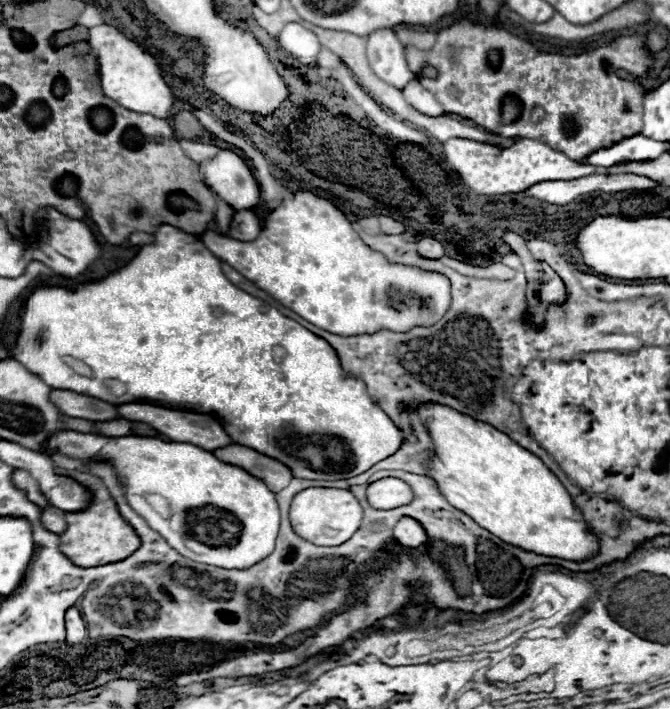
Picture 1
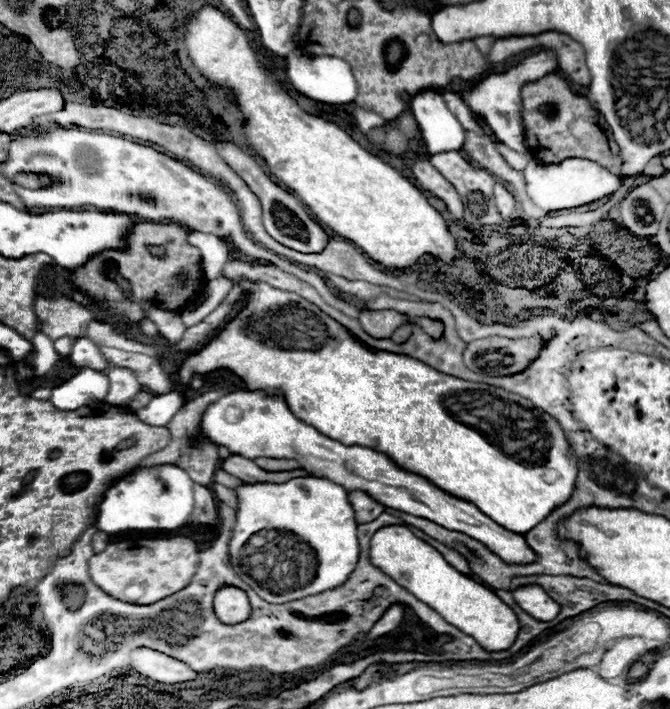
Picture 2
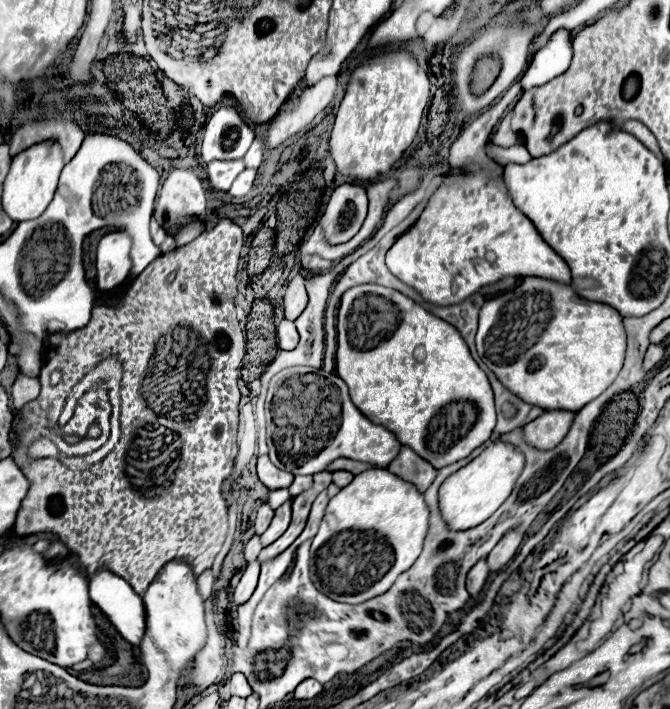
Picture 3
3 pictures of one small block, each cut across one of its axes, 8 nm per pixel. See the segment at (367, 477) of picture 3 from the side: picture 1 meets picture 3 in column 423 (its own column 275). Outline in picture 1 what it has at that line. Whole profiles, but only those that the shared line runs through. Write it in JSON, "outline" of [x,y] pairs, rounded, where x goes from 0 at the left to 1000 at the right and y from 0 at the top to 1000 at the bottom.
{"outline":[[[104,606],[78,615],[75,632],[131,652],[161,646],[158,652],[170,657],[188,680],[194,714],[215,728],[221,742],[257,767],[260,776],[284,790],[325,801],[376,801],[409,779],[418,748],[418,717],[409,694],[382,671],[322,649],[322,643],[299,629],[209,615],[167,621]]]}

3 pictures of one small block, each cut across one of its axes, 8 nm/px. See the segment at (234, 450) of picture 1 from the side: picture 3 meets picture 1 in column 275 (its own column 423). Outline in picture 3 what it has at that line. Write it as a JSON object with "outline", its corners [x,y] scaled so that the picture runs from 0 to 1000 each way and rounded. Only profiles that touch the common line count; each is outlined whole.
{"outline":[[[600,629],[600,638],[582,652],[579,663],[609,680],[618,680],[618,685],[633,694],[648,671],[651,671],[651,660],[645,660],[642,652],[636,652],[633,646],[627,646],[618,635],[612,635],[609,629]]]}

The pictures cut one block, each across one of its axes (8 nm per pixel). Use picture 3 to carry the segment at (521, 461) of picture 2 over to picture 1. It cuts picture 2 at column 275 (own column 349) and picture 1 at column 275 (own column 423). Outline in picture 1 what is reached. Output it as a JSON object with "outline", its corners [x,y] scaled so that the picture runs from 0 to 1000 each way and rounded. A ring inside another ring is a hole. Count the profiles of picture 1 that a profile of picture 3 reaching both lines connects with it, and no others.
{"outline":[[[242,319],[230,336],[230,344],[215,347],[197,370],[173,384],[164,384],[155,395],[146,398],[128,398],[119,401],[113,409],[93,406],[93,403],[57,403],[42,423],[36,426],[36,434],[30,437],[30,468],[24,482],[24,502],[33,516],[39,516],[48,528],[60,530],[75,547],[96,547],[116,556],[128,556],[164,570],[239,570],[239,573],[263,573],[263,570],[281,570],[290,581],[307,581],[328,592],[328,598],[337,604],[337,609],[346,615],[349,623],[379,632],[382,638],[391,638],[397,643],[421,649],[427,657],[433,657],[436,669],[442,674],[460,674],[460,677],[510,677],[525,674],[549,660],[555,660],[561,652],[585,643],[600,629],[600,621],[618,623],[618,612],[609,609],[609,604],[594,604],[582,587],[549,559],[546,542],[534,530],[513,533],[507,508],[501,508],[501,499],[496,496],[496,488],[487,485],[487,480],[478,480],[478,474],[457,465],[442,451],[424,446],[415,434],[403,432],[385,417],[376,417],[370,412],[361,412],[352,406],[328,381],[319,381],[319,358],[301,344],[301,339],[284,333],[258,319]],[[158,536],[176,536],[188,544],[188,553],[182,559],[164,556]]]}

